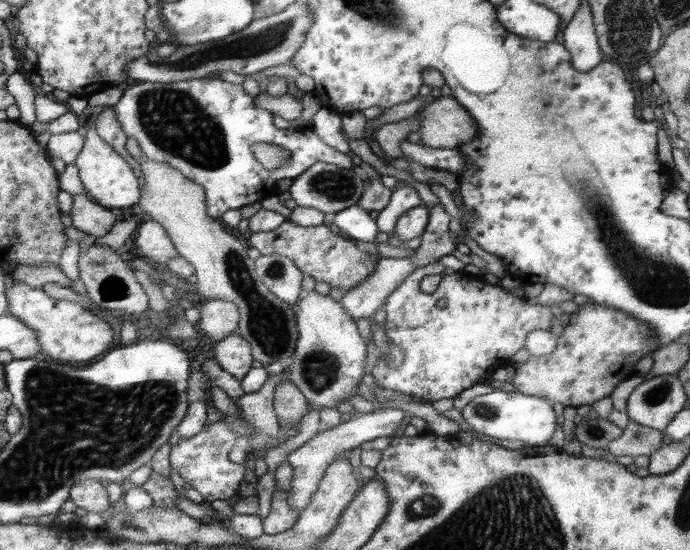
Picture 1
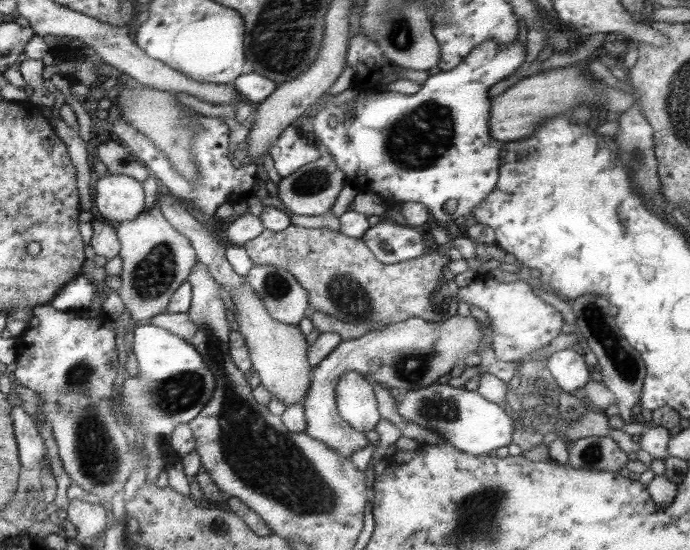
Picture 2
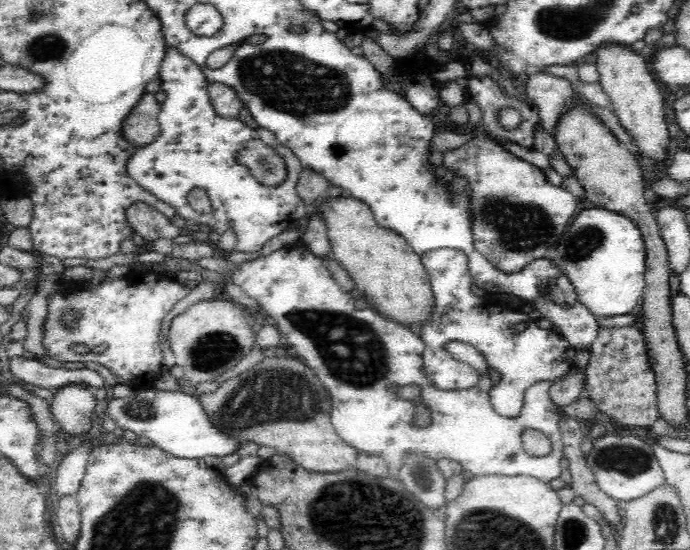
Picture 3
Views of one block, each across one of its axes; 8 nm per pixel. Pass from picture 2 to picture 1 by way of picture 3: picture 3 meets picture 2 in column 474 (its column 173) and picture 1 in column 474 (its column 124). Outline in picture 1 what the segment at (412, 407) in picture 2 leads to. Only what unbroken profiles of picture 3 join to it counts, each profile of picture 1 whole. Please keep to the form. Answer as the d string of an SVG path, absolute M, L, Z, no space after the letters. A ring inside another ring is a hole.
M493 389L487 394L474 396L458 411L473 431L486 438L491 436L499 440L521 440L529 446L545 444L555 428L555 413L549 401L515 390Z

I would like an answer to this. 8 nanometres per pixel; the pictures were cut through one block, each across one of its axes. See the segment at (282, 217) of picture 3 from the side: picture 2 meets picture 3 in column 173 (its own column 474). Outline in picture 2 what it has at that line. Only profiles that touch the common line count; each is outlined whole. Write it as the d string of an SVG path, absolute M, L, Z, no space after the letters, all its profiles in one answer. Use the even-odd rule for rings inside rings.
M495 39L485 40L483 43L479 43L479 46L475 47L457 67L453 67L453 69L448 71L439 71L436 74L428 75L426 80L420 84L419 91L413 95L401 95L397 92L385 91L359 98L355 96L346 104L339 107L333 106L333 104L325 100L321 104L321 110L317 111L315 116L313 116L312 132L317 138L319 147L329 153L334 163L345 173L346 181L353 184L357 190L371 190L371 192L379 196L382 201L393 200L393 202L401 203L421 203L427 208L429 214L433 216L435 224L447 228L452 227L452 221L455 220L455 218L471 214L471 211L475 210L475 207L479 206L479 203L483 202L483 199L497 186L499 167L502 164L501 154L503 146L506 146L506 143L501 140L495 140L490 134L491 100L486 96L486 93L490 86L507 78L509 75L513 75L515 70L523 64L523 60L525 60L525 46L522 46L519 40L515 40L513 44L509 45L499 45ZM329 118L335 118L335 120L337 120L333 128L329 127ZM447 200L455 200L455 204L457 204L451 214L443 211L443 204L445 204Z

